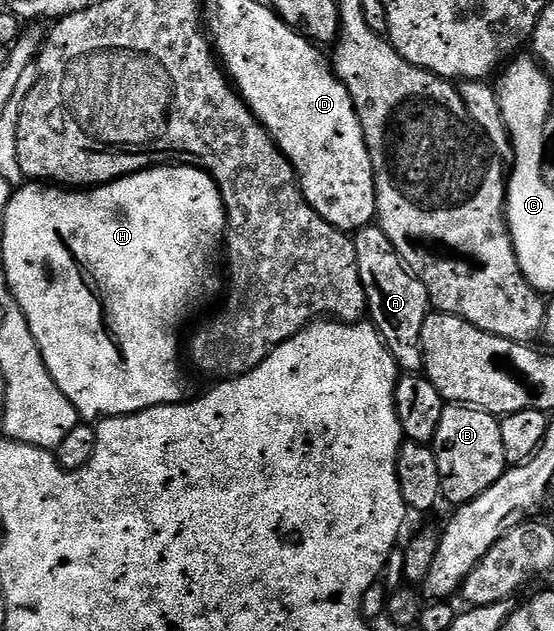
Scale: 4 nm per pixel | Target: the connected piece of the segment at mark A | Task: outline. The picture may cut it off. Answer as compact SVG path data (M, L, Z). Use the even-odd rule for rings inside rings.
M360 228L353 233L352 239L356 250L356 266L366 295L369 319L381 334L388 354L392 354L399 369L406 374L421 373L424 368L422 331L424 322L432 315L432 305L424 282L417 280L413 272L407 268L396 246L388 242L388 234L384 234L382 228Z

